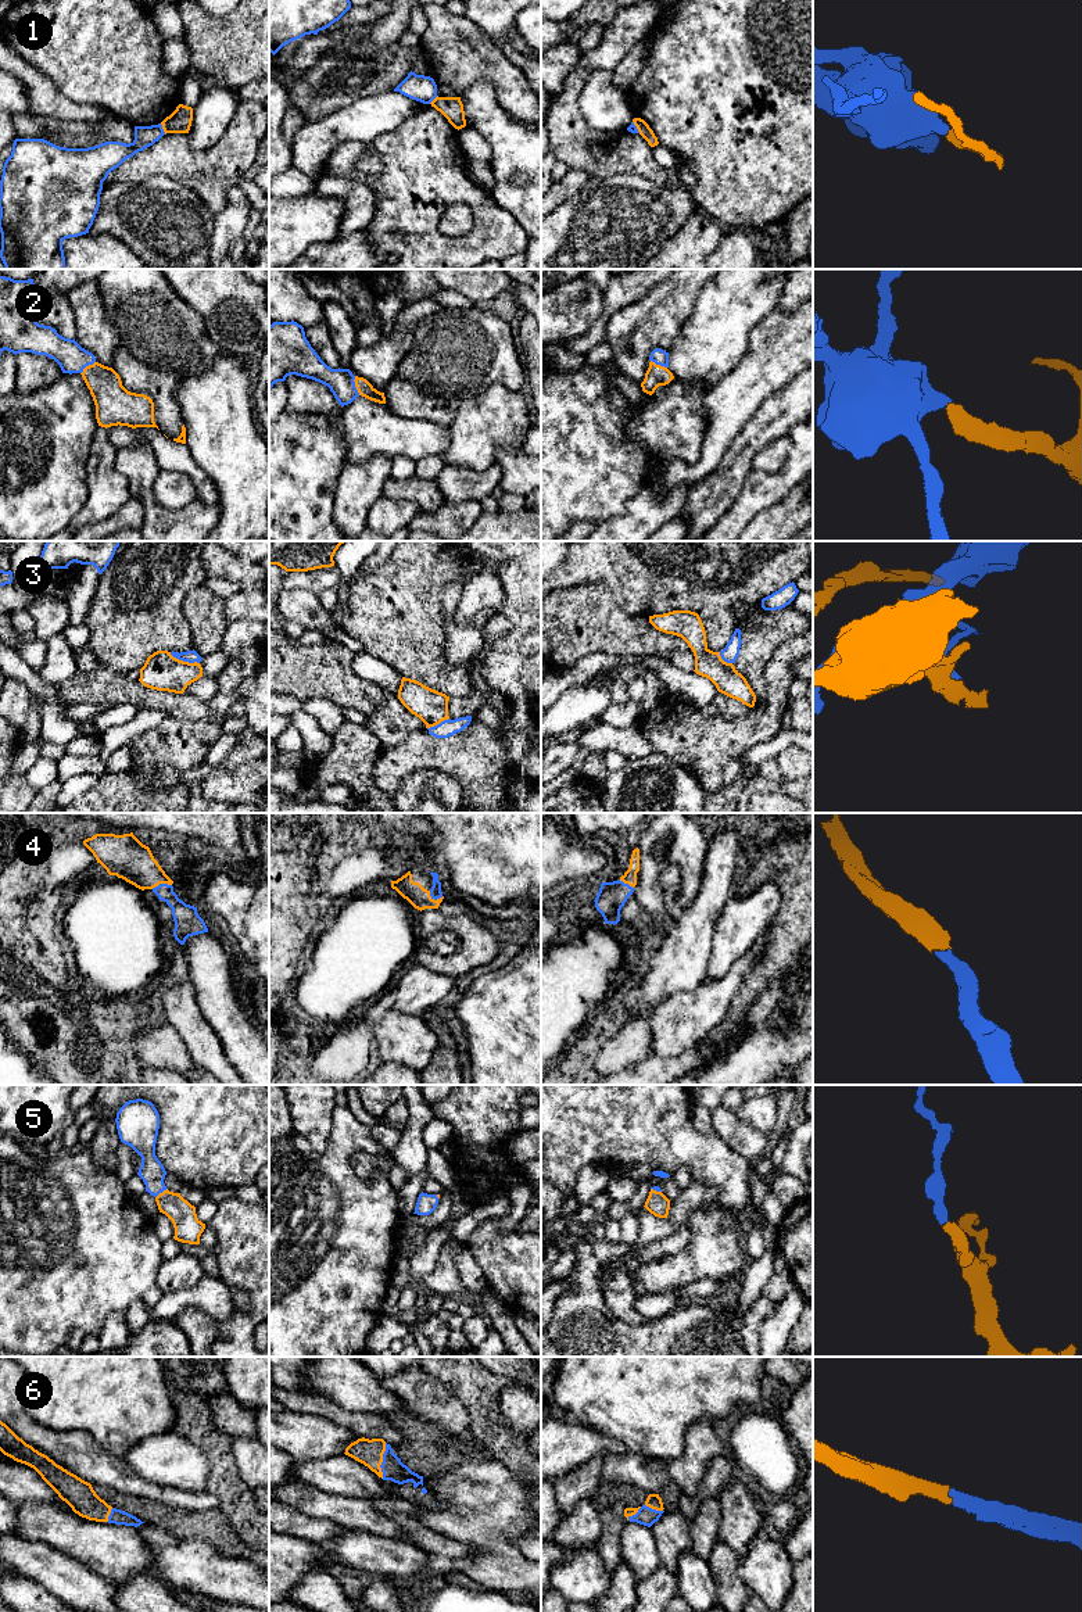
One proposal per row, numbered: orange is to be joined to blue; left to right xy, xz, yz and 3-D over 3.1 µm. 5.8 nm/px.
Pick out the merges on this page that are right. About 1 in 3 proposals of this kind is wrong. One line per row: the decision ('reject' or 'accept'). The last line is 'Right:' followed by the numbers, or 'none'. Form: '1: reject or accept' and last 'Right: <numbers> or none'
1: reject
2: accept
3: reject
4: accept
5: accept
6: accept
Right: 2, 4, 5, 6

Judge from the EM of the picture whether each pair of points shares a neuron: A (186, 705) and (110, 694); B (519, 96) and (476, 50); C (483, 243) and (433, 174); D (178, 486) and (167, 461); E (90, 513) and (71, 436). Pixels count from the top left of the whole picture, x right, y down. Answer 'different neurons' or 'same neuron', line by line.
A: same neuron
B: same neuron
C: same neuron
D: different neurons
E: different neurons

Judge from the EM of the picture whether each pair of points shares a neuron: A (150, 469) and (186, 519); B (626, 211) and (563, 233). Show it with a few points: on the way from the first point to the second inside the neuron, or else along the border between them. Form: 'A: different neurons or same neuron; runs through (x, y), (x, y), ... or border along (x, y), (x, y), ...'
A: same neuron; runs through (146, 487), (149, 502), (168, 519)
B: same neuron; runs through (611, 219), (595, 233), (579, 233)

